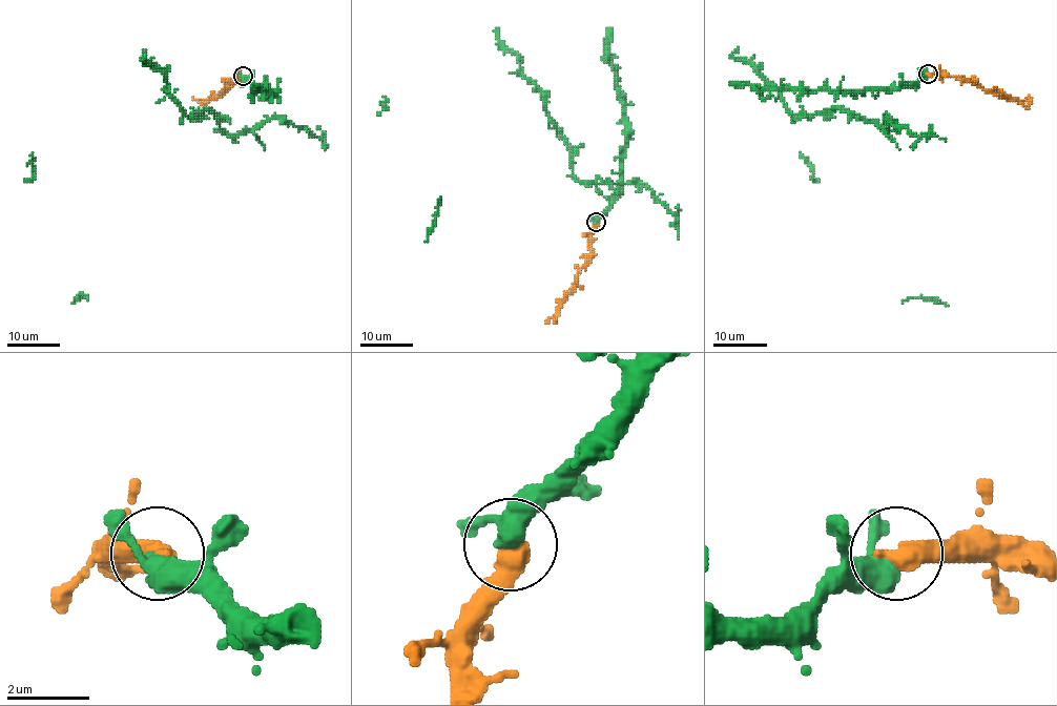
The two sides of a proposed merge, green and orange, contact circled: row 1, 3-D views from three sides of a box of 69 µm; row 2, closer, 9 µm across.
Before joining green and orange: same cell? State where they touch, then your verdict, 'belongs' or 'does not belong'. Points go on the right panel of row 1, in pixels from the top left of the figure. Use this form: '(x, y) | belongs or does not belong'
(928, 74) | belongs

